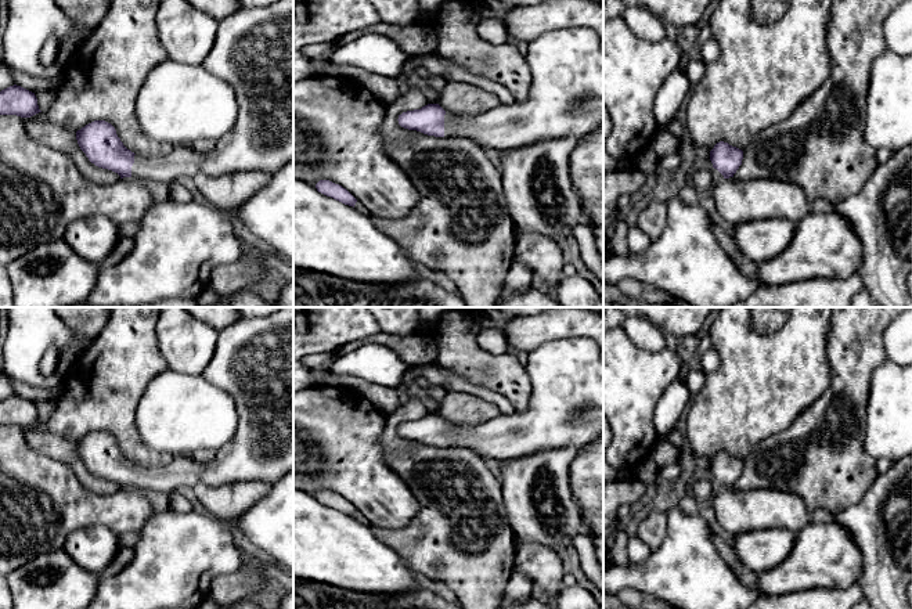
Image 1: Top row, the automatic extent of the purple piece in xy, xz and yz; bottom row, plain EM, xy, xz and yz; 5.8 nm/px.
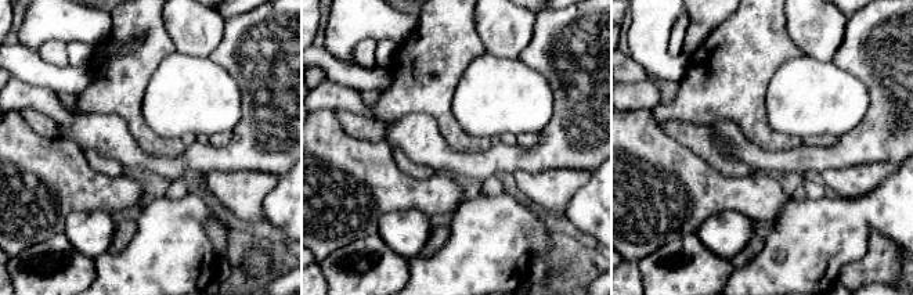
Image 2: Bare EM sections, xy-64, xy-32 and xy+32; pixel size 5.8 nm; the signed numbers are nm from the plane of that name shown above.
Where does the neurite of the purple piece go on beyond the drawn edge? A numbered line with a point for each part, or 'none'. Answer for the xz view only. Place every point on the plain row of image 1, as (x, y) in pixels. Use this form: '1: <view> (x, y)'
1: xz (566, 410)

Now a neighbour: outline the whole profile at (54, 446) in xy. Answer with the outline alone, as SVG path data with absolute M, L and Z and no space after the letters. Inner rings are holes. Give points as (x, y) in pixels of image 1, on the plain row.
M24 428L24 433L28 444L33 450L53 460L66 462L79 482L93 493L112 494L120 489L118 483L98 478L89 471L77 454L76 442L71 442L55 433L40 432L30 428Z

